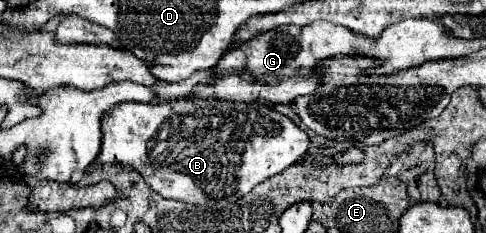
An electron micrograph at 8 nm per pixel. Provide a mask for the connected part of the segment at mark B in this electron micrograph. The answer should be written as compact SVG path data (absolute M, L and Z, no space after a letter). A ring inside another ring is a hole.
M173 99L173 103L161 101L161 103L149 103L149 105L145 105L145 103L121 103L121 105L115 105L109 113L103 115L101 133L103 133L101 149L99 149L97 159L95 159L97 165L113 163L113 165L123 165L123 167L133 167L135 171L141 173L145 183L155 193L159 193L161 197L175 199L175 201L185 201L185 203L191 203L191 205L209 205L209 207L215 207L215 209L221 209L221 207L227 207L227 205L239 201L255 185L263 183L265 179L269 179L269 177L273 177L273 175L277 175L281 171L285 171L287 167L297 163L309 151L309 135L303 129L299 129L289 117L277 113L273 107L267 107L265 103L259 103L259 101L257 103L235 103L235 101L217 101L217 99L193 99L193 101Z

